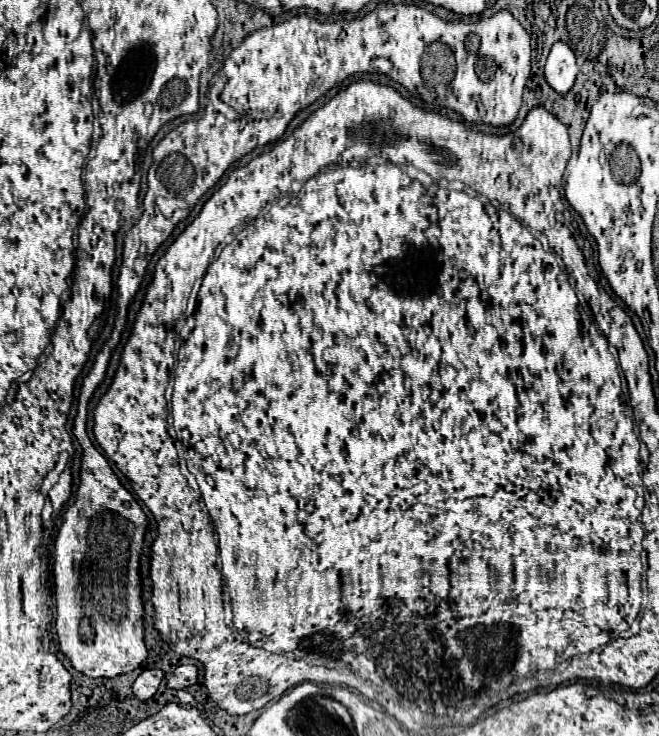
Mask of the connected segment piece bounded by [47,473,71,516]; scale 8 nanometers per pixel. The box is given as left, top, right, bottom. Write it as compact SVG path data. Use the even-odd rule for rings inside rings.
M71 473L59 475L57 485L53 485L53 489L47 493L53 506L53 515L56 516L68 501L71 495Z

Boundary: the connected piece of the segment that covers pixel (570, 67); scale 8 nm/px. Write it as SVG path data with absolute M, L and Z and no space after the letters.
M563 41L555 43L549 57L547 57L547 63L545 63L545 79L547 79L547 83L557 93L563 95L573 87L577 73L579 73L579 67L577 67L575 53L571 51L571 47L567 43L563 43Z

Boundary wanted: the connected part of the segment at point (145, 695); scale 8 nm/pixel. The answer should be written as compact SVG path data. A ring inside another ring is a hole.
M147 669L147 671L143 671L143 673L135 679L135 683L133 683L133 693L135 693L135 697L141 699L141 701L151 699L151 697L155 695L161 679L163 679L163 671L159 671L159 669Z

